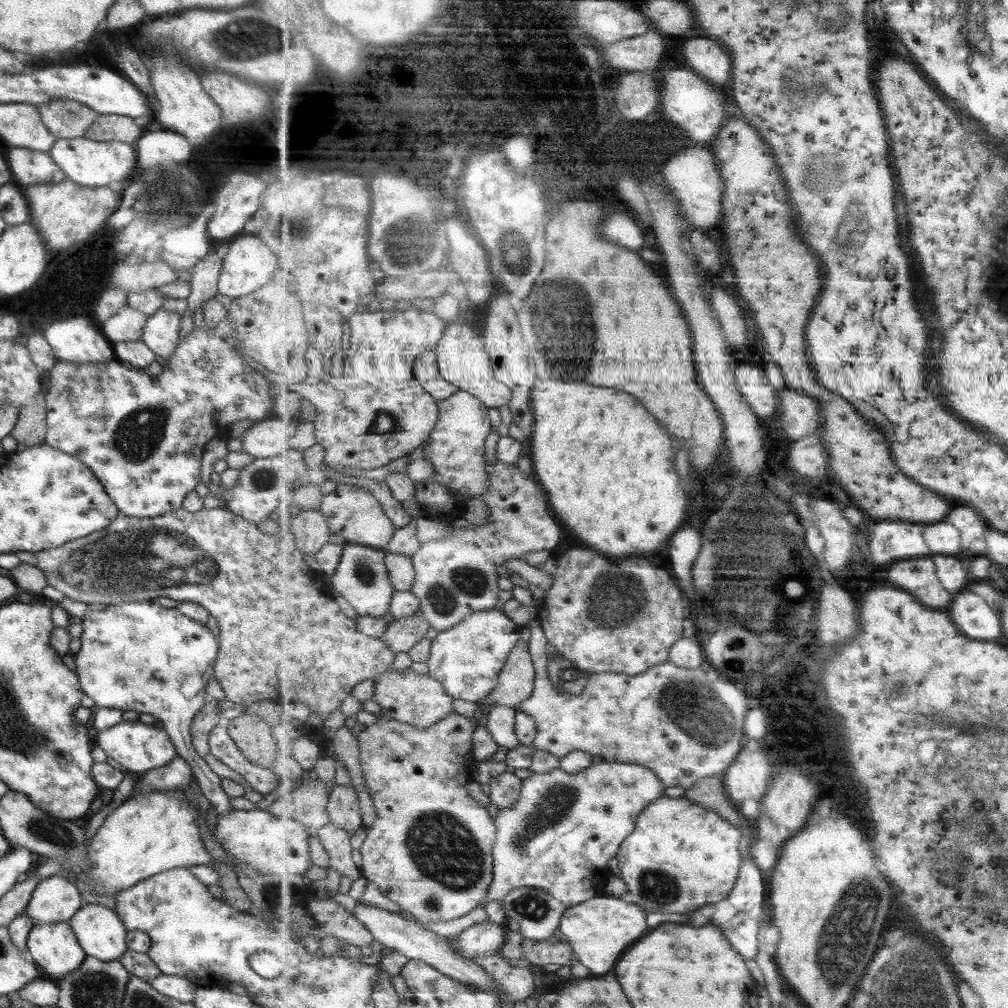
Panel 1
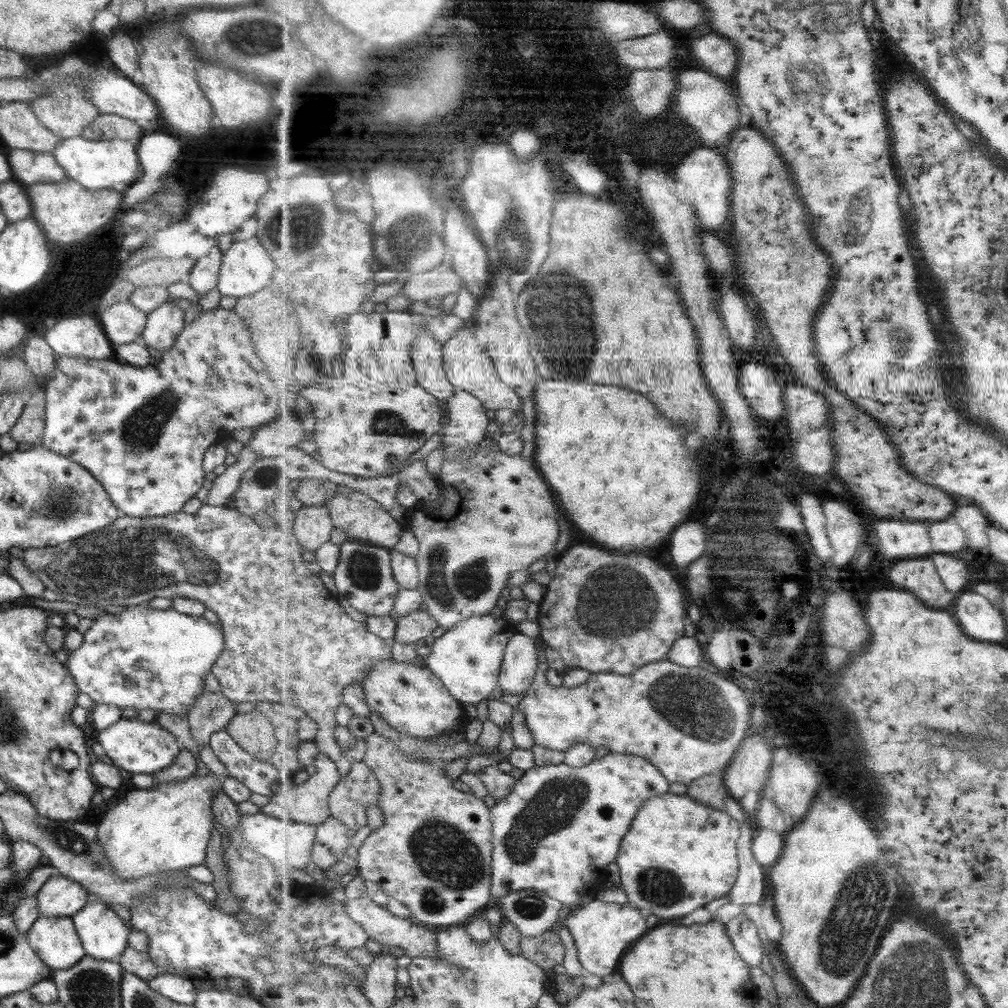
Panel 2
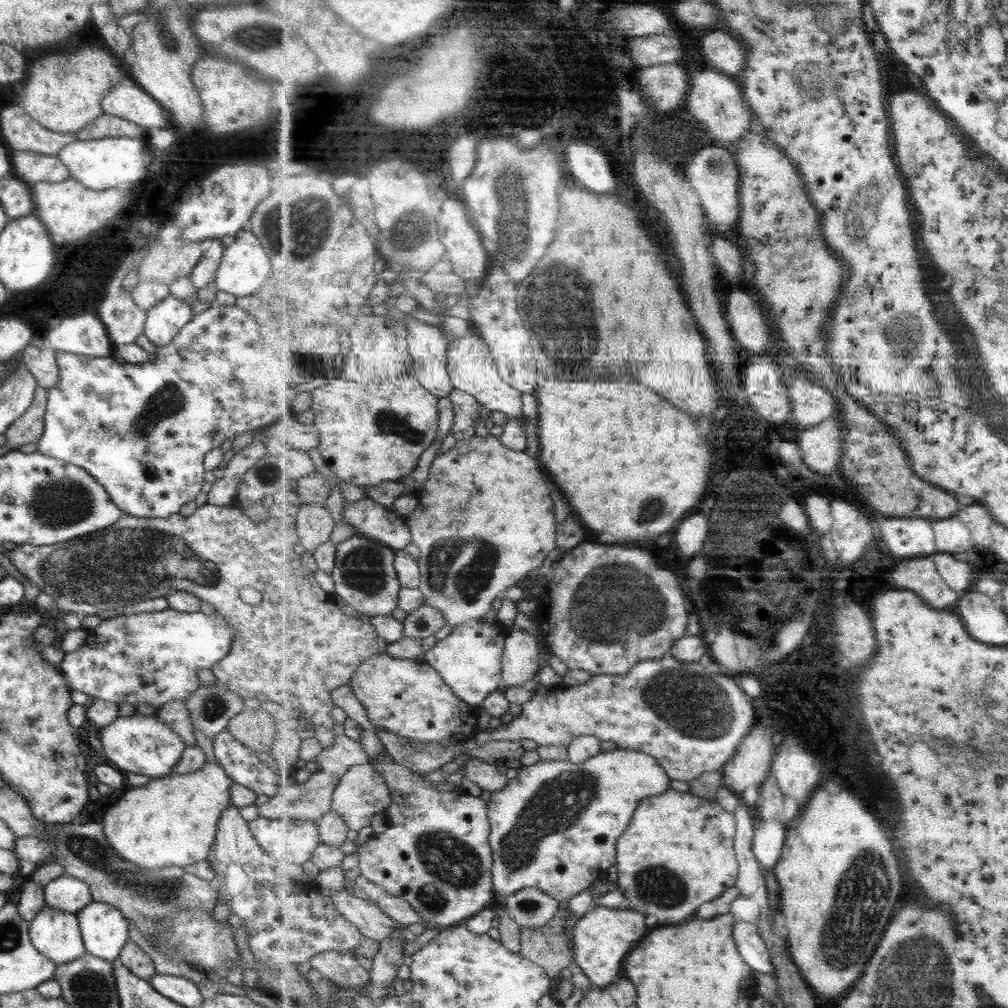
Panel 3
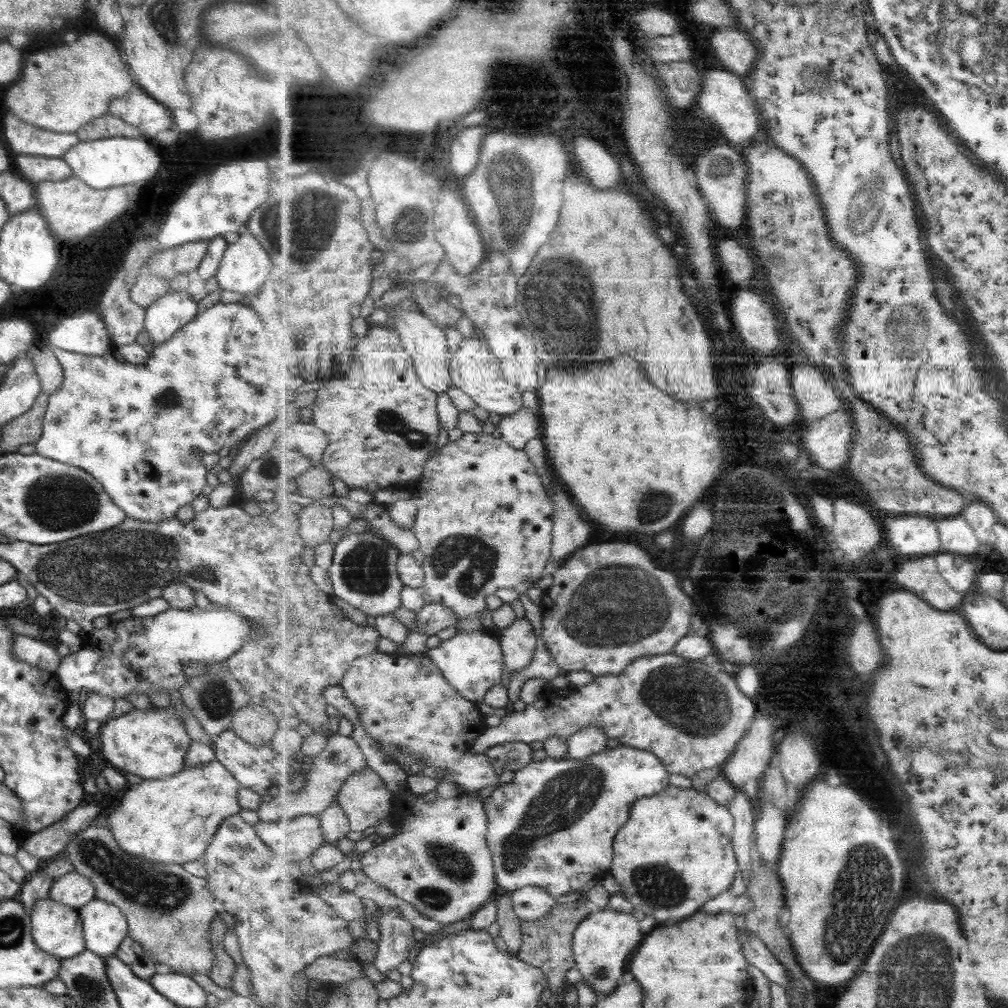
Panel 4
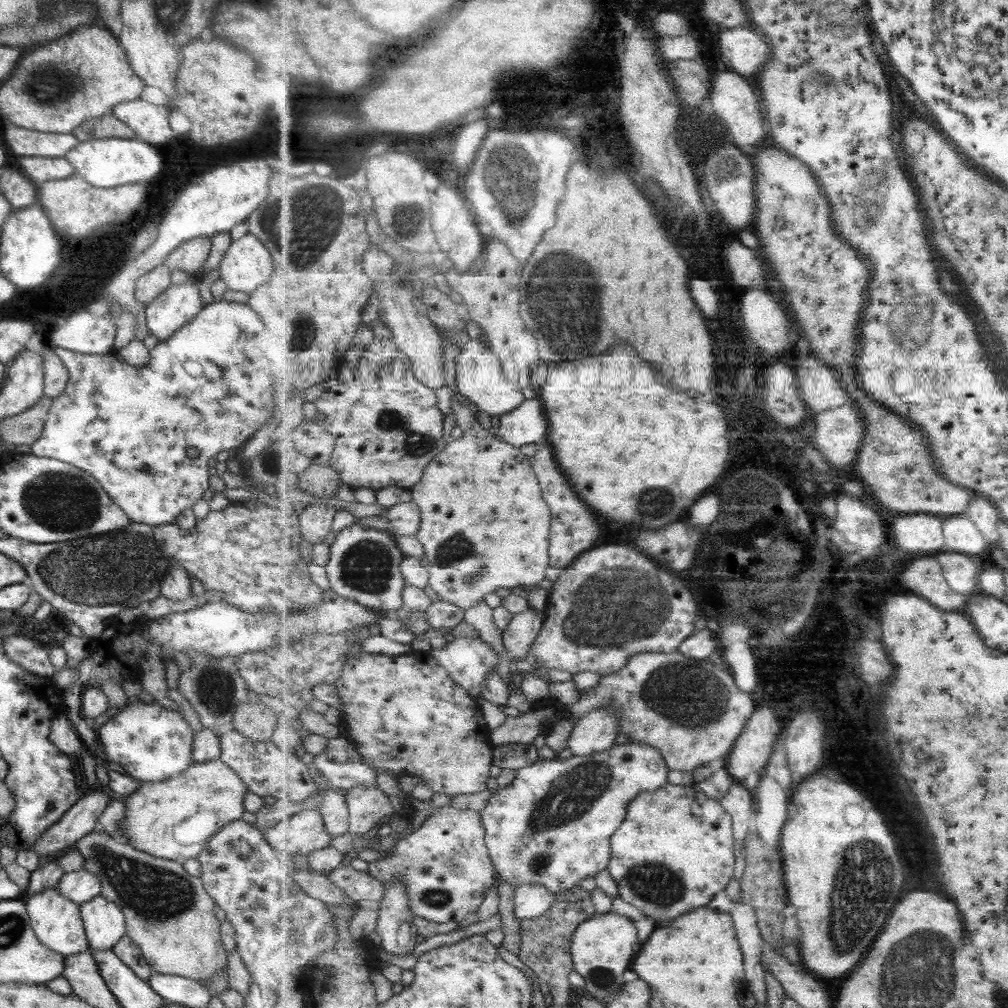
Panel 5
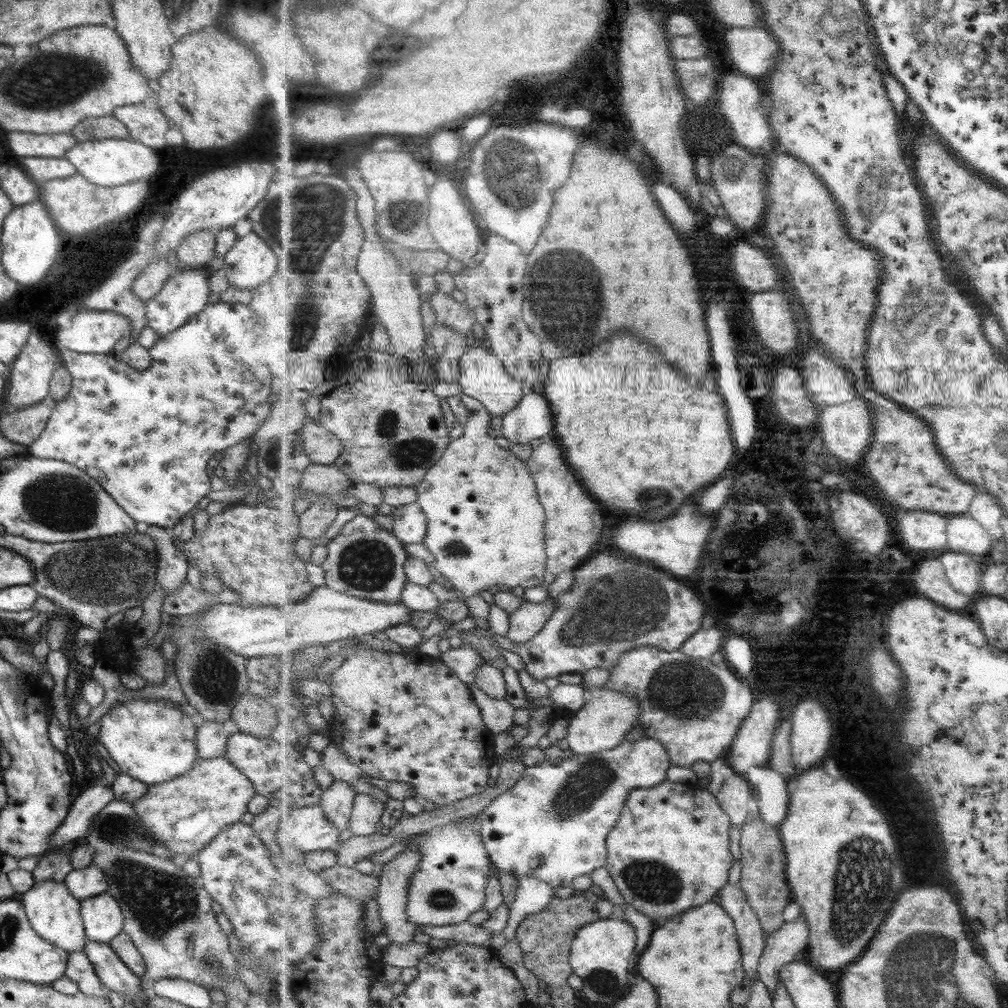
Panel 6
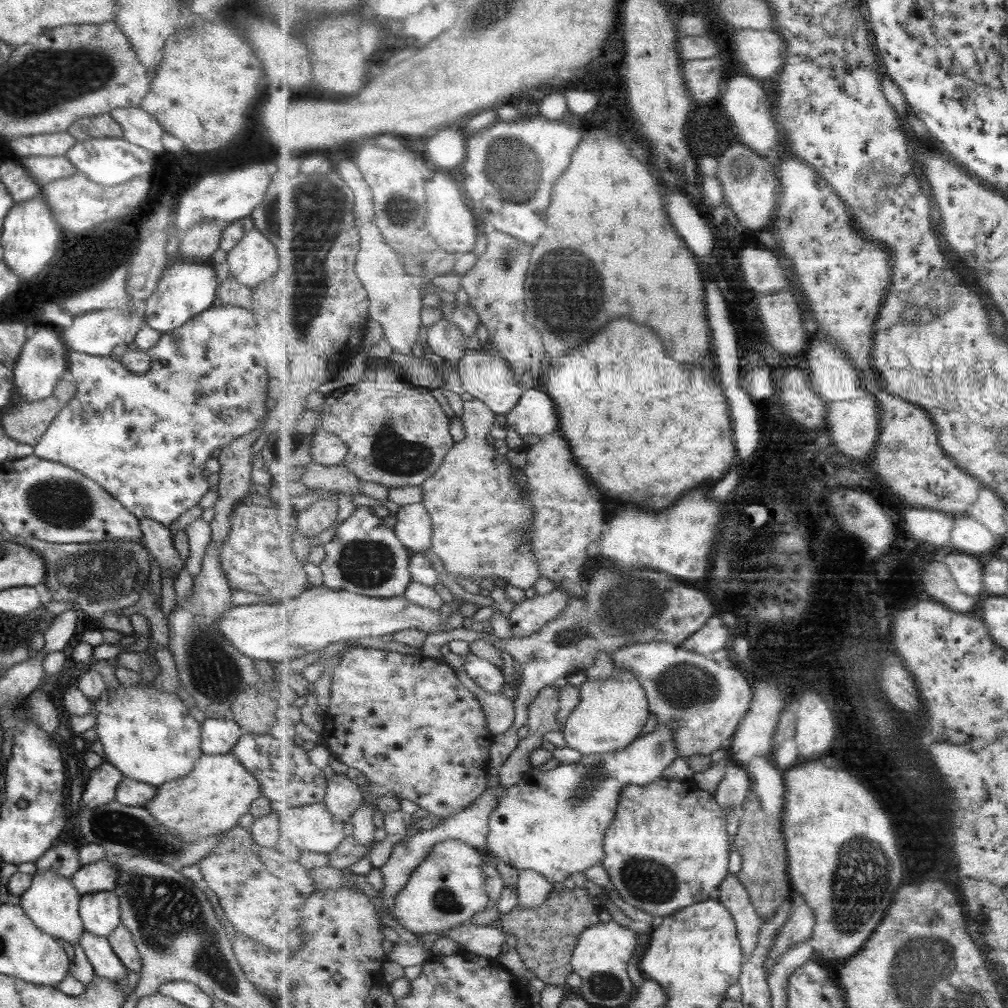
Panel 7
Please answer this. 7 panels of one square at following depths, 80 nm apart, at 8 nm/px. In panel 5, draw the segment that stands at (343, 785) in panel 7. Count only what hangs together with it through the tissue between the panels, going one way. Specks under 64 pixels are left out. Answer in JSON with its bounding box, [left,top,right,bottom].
[320,788,350,837]

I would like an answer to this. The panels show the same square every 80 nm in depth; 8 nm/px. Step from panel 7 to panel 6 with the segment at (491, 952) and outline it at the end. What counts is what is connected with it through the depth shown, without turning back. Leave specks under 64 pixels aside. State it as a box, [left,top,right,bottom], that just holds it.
[420,921,496,950]

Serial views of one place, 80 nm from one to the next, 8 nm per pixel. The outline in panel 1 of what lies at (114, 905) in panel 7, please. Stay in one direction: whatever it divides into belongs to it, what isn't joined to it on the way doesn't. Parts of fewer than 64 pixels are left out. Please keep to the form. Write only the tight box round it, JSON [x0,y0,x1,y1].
[67,903,128,962]

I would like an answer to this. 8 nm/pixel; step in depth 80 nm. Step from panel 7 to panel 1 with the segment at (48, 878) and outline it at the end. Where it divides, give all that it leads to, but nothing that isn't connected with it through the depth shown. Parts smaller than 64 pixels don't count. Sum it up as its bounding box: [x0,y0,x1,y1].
[26,922,86,982]

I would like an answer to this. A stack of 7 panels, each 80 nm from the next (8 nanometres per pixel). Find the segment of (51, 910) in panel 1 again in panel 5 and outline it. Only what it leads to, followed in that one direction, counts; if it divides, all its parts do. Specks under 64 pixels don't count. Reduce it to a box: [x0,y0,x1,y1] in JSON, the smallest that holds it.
[55,869,101,906]

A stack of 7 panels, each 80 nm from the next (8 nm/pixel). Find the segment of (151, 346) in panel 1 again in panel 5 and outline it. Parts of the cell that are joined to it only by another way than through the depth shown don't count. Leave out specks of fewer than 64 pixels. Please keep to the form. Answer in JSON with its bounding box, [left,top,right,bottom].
[144,273,203,342]

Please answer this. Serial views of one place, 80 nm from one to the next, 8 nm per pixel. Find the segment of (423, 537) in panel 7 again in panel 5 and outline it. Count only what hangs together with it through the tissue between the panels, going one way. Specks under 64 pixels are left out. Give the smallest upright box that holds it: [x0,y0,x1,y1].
[385,502,422,536]

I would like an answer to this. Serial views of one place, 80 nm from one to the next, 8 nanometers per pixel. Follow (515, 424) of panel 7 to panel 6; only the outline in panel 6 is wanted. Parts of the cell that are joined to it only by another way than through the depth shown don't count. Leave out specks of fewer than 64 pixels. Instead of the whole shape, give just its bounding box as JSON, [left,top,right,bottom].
[502,393,554,444]

